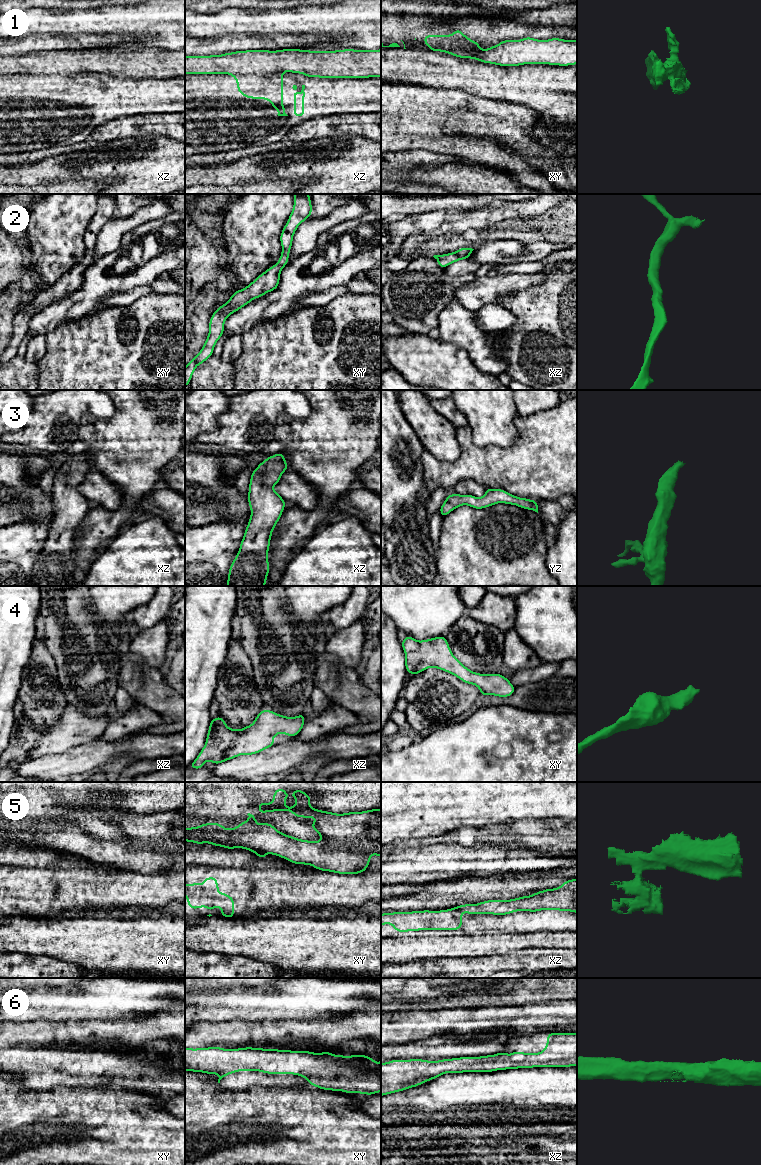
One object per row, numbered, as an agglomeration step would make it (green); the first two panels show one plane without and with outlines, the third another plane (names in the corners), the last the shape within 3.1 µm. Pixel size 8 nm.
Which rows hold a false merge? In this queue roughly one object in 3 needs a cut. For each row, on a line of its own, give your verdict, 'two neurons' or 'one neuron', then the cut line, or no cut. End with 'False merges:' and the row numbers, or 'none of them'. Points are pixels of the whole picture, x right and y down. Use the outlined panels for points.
1: two neurons | xz (282, 72), (274, 74), (228, 74)
2: one neuron | no cut
3: one neuron | no cut
4: one neuron | no cut
5: two neurons | xy (225, 829), (225, 834), (233, 842), (252, 846), (265, 853)
6: one neuron | no cut
False merges: 1, 5

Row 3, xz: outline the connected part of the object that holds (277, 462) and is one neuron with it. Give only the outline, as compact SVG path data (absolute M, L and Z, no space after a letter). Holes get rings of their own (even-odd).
M279 452L267 457L251 473L248 491L251 515L239 551L230 565L226 586L265 586L270 570L267 555L272 532L286 505L273 486L280 482L281 476L286 470L288 470L287 461L282 452Z

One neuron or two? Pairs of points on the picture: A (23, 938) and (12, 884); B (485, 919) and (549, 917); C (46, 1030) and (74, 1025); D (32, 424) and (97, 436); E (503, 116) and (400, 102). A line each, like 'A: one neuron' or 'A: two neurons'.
A: two neurons
B: one neuron
C: one neuron
D: two neurons
E: one neuron

